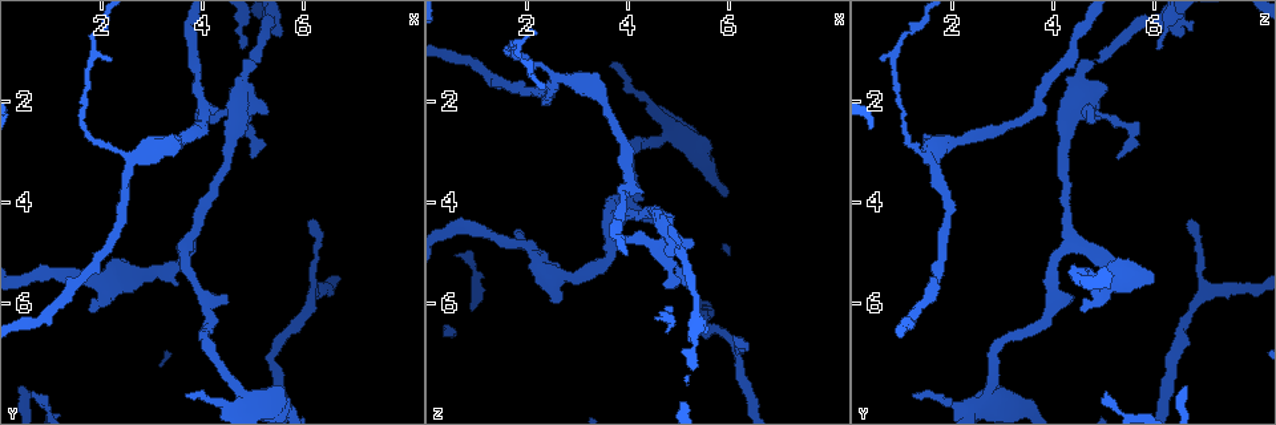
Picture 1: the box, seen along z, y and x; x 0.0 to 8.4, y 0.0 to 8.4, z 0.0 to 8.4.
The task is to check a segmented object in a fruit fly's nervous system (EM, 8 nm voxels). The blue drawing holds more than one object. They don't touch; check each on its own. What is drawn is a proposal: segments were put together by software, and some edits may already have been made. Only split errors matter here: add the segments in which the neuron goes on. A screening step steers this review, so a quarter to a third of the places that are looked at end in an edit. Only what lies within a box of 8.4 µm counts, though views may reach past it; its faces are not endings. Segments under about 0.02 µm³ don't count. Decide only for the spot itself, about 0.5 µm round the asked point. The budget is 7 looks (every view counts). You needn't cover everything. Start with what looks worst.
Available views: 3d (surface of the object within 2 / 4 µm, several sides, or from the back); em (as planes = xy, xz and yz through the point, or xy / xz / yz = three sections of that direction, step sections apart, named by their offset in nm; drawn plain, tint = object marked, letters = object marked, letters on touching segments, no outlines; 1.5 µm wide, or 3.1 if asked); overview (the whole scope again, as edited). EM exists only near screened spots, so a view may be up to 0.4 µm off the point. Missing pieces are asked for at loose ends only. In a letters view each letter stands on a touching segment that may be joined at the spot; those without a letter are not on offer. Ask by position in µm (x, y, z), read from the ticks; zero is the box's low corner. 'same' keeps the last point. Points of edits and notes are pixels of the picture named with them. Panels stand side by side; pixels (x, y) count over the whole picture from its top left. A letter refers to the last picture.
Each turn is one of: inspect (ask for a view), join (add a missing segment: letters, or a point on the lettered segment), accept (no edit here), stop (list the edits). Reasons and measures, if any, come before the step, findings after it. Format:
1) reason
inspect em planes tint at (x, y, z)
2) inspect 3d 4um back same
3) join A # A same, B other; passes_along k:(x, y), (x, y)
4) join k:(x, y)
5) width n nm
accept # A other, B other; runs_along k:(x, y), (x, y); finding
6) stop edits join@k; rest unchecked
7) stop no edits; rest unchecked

tapers out
inspect em planes letters at (5.00, 3.05, 5.25)

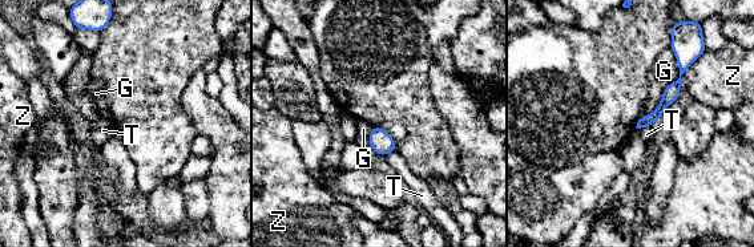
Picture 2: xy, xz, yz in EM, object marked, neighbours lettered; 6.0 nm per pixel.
longest_contact G 480 nm
accept # G other, T other, Z other; no lettered segment goes on from it

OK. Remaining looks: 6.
tapers out
inspect em xz step 8 letters at (6.10, 4.30, 6.75)

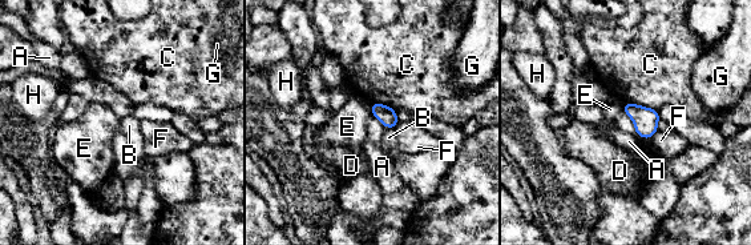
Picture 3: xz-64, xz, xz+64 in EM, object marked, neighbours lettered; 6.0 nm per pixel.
accept # A other, B other, C other, D other, E other, F other, G other, H other; border 3:(368, 104), (372, 115); no lettered segment goes on from it

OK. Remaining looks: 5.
free end
inspect 3d 2um back at (5.55, 0.70, 6.55)

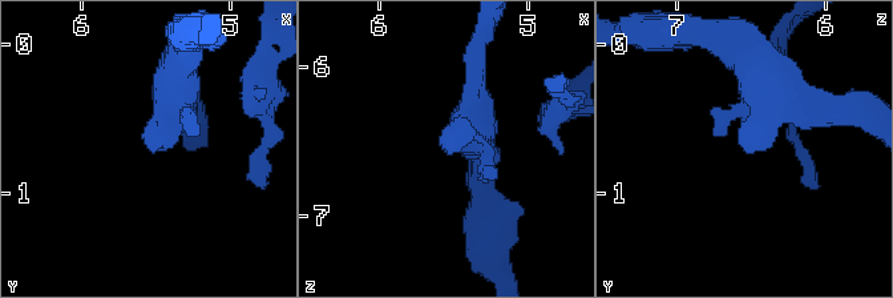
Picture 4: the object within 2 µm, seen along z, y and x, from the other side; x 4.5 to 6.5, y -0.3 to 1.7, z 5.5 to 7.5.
arm_widths 190, 220 nm; shape alone is not enough
inspect em planes letters at (5.54, 0.68, 6.56)

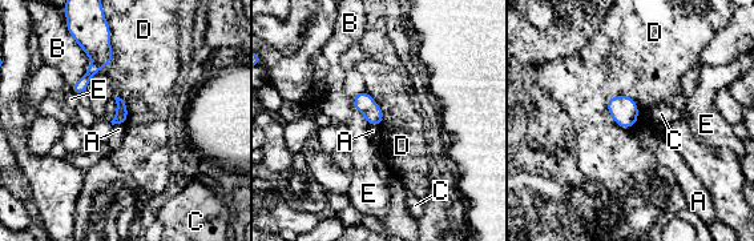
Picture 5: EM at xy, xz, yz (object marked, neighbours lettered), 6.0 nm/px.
accept # A other, B other, C other, D other, E other; border 5:(607, 99), (617, 124), (634, 125); no lettered segment goes on from it

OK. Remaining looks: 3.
stop no edits; rest unchecked

